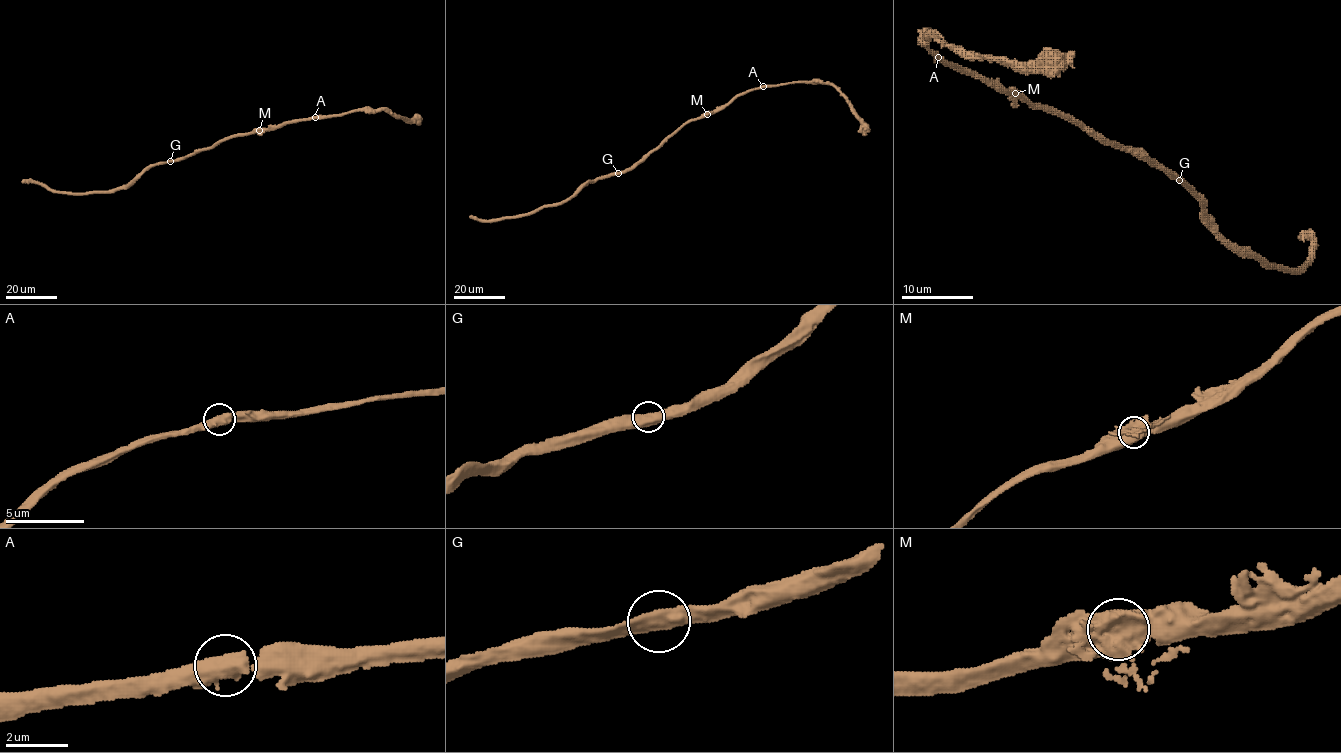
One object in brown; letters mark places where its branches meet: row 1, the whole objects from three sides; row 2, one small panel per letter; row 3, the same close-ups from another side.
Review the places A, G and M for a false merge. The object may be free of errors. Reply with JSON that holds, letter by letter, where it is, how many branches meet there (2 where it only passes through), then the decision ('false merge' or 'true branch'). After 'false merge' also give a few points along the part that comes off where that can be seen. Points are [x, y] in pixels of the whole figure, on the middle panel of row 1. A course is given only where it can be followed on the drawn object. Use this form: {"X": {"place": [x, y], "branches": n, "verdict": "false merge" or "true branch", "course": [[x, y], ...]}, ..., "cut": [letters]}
{"A": {"place": [763, 86], "branches": 2, "verdict": "true branch"}, "G": {"place": [618, 173], "branches": 2, "verdict": "true branch"}, "M": {"place": [707, 114], "branches": 4, "verdict": "true branch"}, "cut": []}

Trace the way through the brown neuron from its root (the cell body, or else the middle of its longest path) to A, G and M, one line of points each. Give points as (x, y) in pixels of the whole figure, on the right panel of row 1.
A: (1074, 121), (1035, 107), (1015, 94), (1008, 94), (938, 57)
G: (1074, 121), (1079, 121), (1108, 143), (1131, 148), (1142, 159), (1180, 181)
M: (1074, 121), (1035, 107), (1015, 93)

